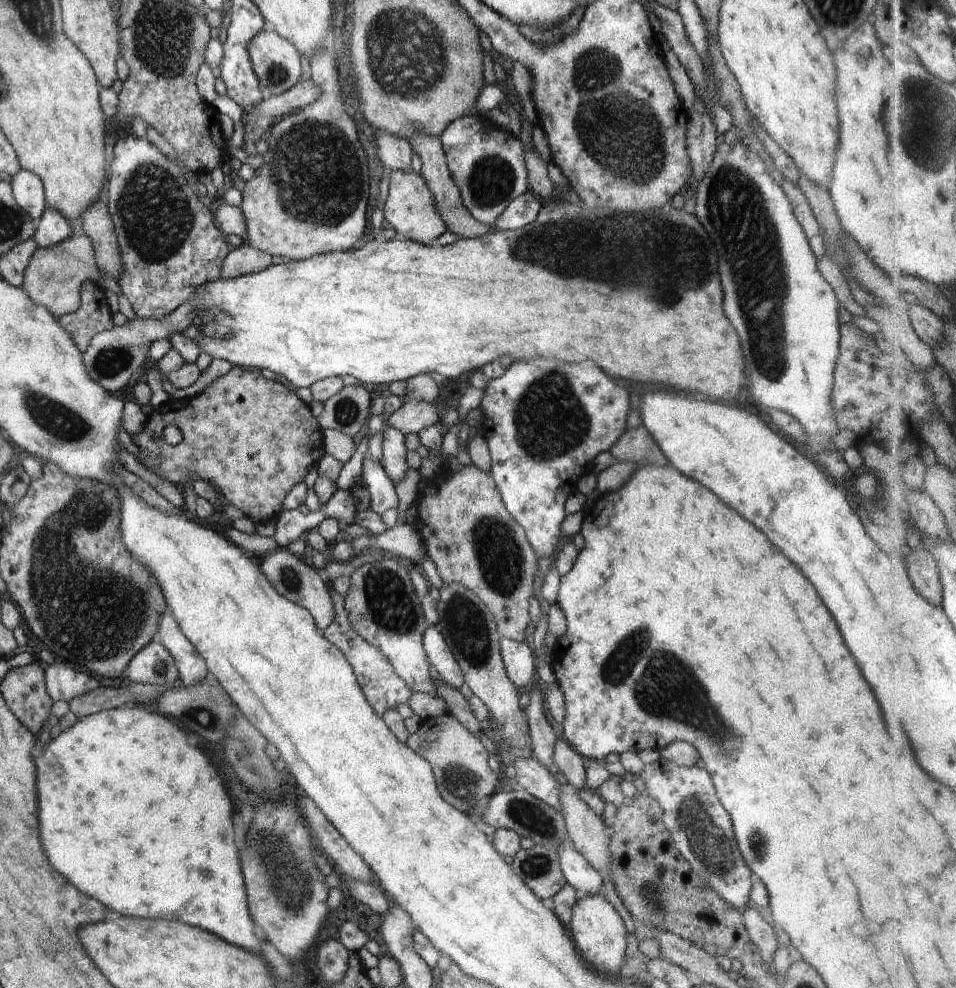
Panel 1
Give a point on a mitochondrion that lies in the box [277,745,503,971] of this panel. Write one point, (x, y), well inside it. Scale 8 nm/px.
(458, 782)

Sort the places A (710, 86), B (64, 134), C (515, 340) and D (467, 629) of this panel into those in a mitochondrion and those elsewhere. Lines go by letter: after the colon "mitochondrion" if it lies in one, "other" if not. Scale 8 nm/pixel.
A: other
B: other
C: other
D: mitochondrion

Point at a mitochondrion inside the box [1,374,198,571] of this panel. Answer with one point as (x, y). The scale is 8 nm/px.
(64, 424)

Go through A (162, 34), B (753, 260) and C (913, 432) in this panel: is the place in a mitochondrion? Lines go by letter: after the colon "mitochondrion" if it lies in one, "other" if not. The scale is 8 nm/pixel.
A: mitochondrion
B: mitochondrion
C: other

